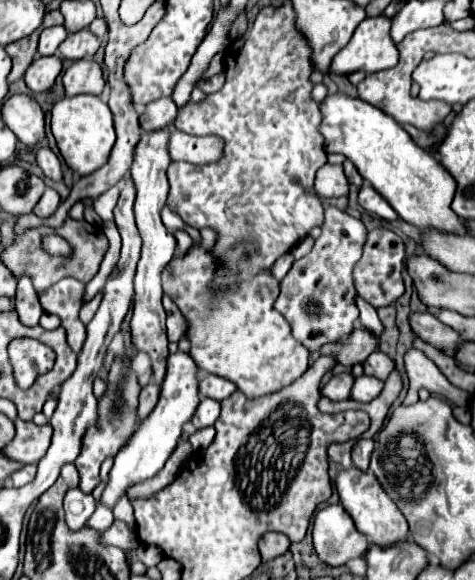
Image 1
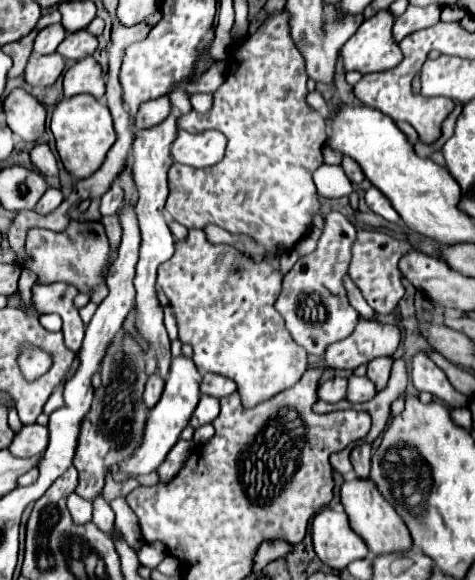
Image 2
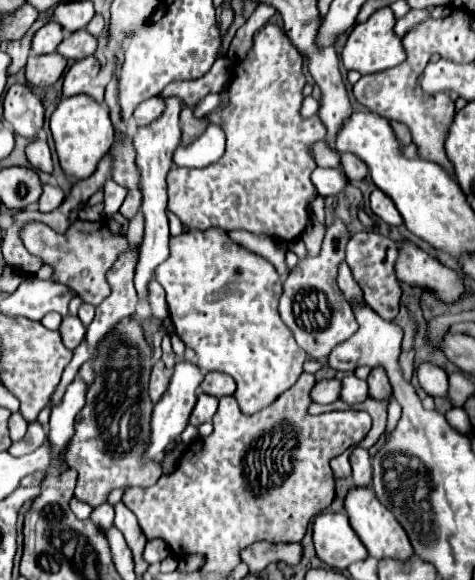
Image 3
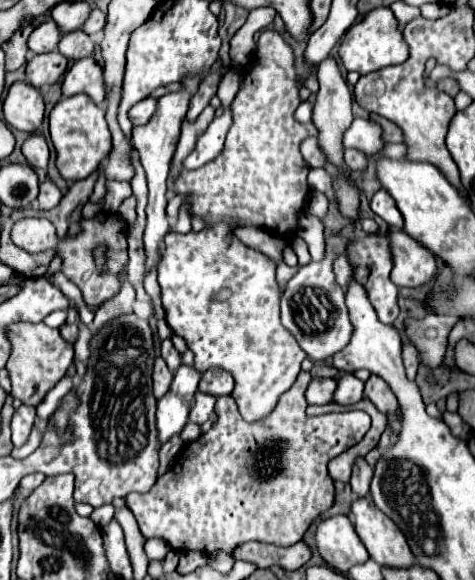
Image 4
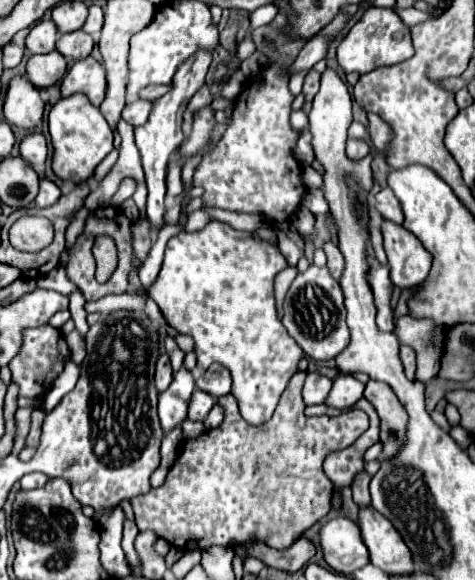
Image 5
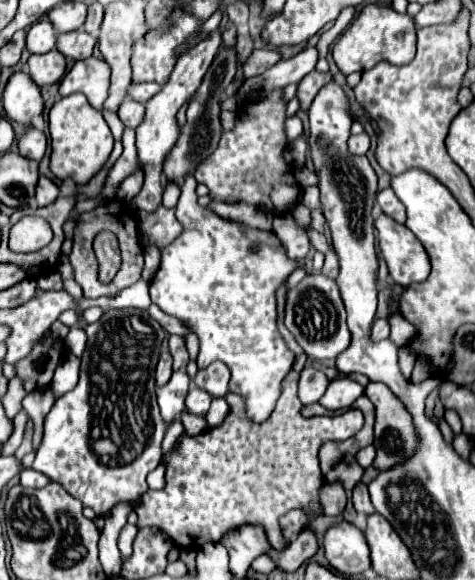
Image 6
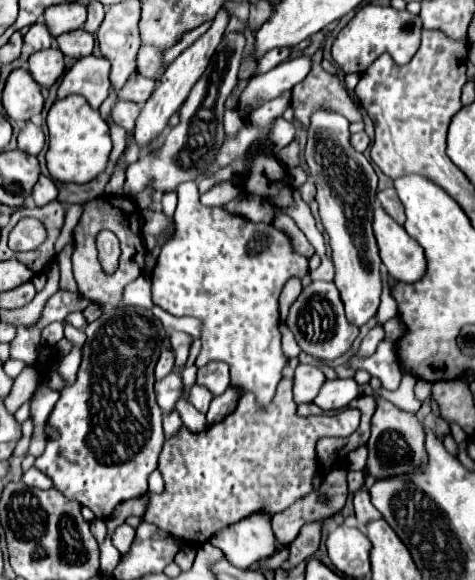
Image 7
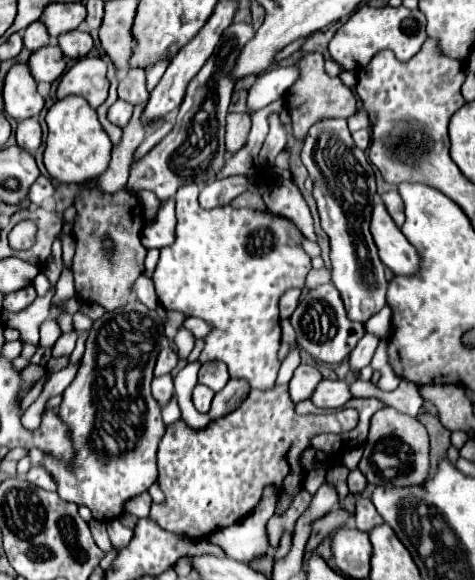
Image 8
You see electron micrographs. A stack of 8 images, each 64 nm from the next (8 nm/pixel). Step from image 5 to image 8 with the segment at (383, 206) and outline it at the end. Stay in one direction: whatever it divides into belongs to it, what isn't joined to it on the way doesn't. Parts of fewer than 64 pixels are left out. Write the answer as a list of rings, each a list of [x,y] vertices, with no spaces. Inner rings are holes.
[[[396,190],[384,192],[384,194],[382,194],[382,202],[384,202],[388,214],[392,216],[392,220],[394,220],[398,226],[402,226],[402,224],[404,224],[404,204],[402,204],[400,194],[398,194]]]

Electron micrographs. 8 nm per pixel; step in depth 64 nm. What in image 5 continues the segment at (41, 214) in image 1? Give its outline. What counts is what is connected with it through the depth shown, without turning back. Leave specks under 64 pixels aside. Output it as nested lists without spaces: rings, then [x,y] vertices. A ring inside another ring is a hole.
[[[42,180],[40,182],[40,194],[36,196],[36,206],[38,208],[48,208],[48,206],[54,206],[60,198],[60,188],[50,182],[50,180]]]

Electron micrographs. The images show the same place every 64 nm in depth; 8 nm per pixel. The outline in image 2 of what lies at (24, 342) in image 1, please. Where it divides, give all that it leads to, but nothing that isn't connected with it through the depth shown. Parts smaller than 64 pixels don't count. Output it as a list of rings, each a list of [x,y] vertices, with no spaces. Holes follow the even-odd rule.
[[[22,344],[18,352],[18,366],[20,366],[22,376],[28,382],[32,382],[36,380],[36,376],[42,376],[44,372],[50,370],[52,356],[46,350],[36,348],[34,344]]]

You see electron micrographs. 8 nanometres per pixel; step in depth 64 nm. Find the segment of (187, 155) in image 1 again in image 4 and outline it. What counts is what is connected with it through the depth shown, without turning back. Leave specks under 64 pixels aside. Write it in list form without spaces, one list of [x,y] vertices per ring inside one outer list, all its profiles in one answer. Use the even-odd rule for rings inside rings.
[[[226,108],[220,118],[214,118],[208,130],[198,138],[194,150],[182,160],[182,166],[194,170],[214,160],[220,154],[220,146],[224,148],[224,138],[230,128],[230,110]]]

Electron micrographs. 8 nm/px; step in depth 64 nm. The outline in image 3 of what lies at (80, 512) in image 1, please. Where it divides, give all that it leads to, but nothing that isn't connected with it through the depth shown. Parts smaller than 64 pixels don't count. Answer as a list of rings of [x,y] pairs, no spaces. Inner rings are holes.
[[[72,498],[72,500],[70,500],[70,510],[74,512],[74,516],[76,516],[78,520],[86,520],[86,518],[90,518],[92,506],[86,504],[86,502],[80,502],[78,498]]]

